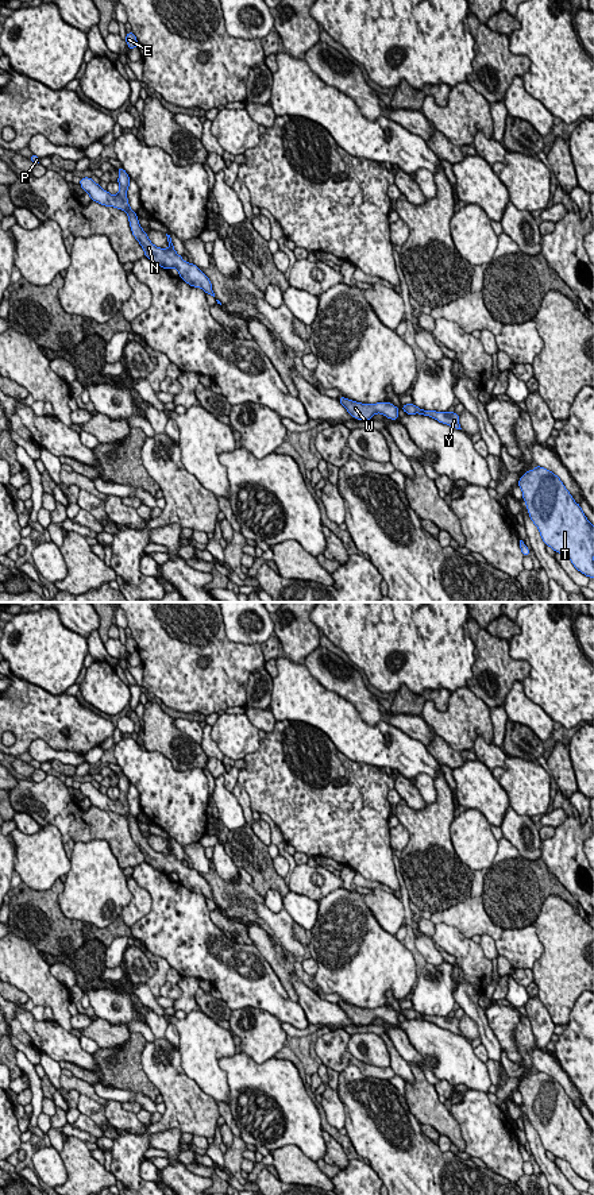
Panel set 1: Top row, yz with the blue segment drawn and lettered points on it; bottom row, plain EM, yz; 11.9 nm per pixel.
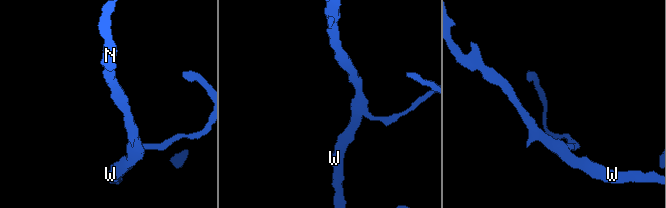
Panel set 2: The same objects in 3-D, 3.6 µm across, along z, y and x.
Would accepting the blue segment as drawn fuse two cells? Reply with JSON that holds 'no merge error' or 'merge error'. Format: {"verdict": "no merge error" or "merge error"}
{"verdict": "no merge error"}

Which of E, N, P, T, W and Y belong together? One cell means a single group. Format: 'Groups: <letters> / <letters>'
Groups: E N P T W Y

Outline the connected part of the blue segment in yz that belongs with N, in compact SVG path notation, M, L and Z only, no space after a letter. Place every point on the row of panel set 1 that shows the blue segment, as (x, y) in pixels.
M123 167L116 170L119 171L117 182L120 190L115 196L112 196L108 190L101 189L100 185L89 177L81 178L80 185L90 196L90 200L99 203L100 205L115 207L127 212L132 235L144 250L144 257L166 270L176 267L180 277L186 284L194 288L201 288L205 293L215 297L209 278L194 263L185 262L182 257L176 253L170 235L166 234L170 246L169 248L157 247L150 242L147 234L142 230L138 221L138 215L128 204L127 190L130 186L130 177Z

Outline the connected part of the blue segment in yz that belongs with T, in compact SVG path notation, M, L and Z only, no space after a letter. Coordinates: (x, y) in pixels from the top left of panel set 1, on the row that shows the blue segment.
M535 466L517 485L544 544L567 555L578 571L594 578L594 527L560 478Z

